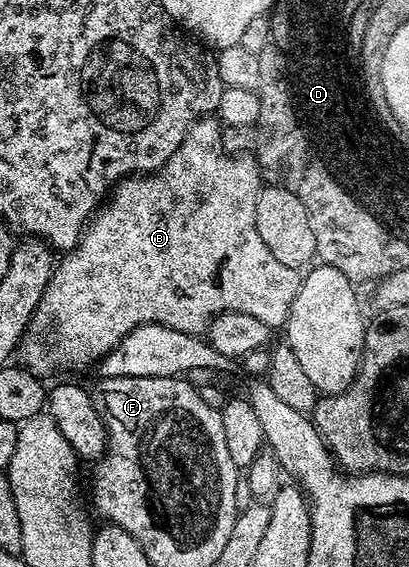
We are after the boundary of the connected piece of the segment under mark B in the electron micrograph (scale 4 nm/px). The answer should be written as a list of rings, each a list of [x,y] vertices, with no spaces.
[[[197,118],[184,134],[184,140],[178,145],[178,149],[160,166],[159,171],[145,174],[143,177],[121,178],[111,188],[106,202],[84,228],[80,242],[55,264],[55,271],[48,283],[48,288],[42,293],[35,313],[34,331],[36,327],[37,333],[44,335],[44,343],[25,342],[18,355],[19,362],[33,375],[47,377],[51,371],[56,371],[59,367],[88,367],[91,363],[99,364],[105,355],[116,350],[125,335],[130,334],[136,327],[146,326],[148,323],[168,326],[170,329],[181,330],[182,333],[197,336],[203,336],[217,317],[229,313],[249,315],[273,329],[283,328],[287,324],[288,315],[292,312],[292,302],[296,300],[296,295],[300,292],[301,276],[298,274],[297,268],[282,265],[282,261],[276,260],[274,253],[270,253],[270,249],[266,249],[266,244],[258,234],[256,224],[258,197],[262,190],[260,167],[251,154],[227,153],[223,147],[221,132],[221,124],[215,118]]]

